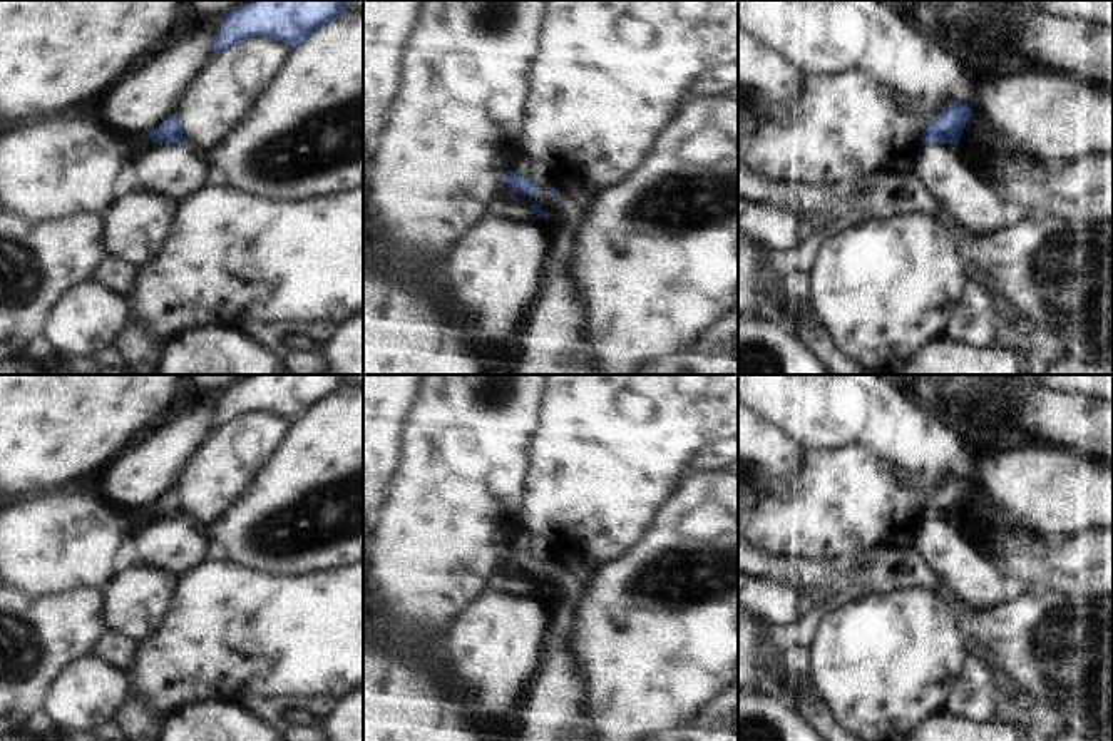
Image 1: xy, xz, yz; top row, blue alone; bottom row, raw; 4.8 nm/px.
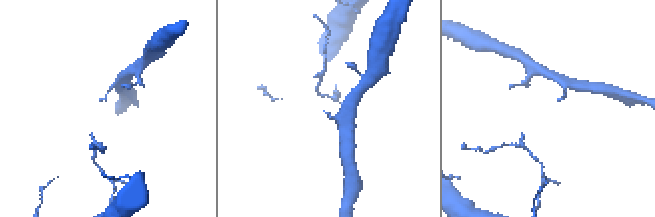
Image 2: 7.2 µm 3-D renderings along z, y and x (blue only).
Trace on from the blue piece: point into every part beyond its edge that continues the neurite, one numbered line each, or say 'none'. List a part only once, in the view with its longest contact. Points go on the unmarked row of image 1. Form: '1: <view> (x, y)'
none

